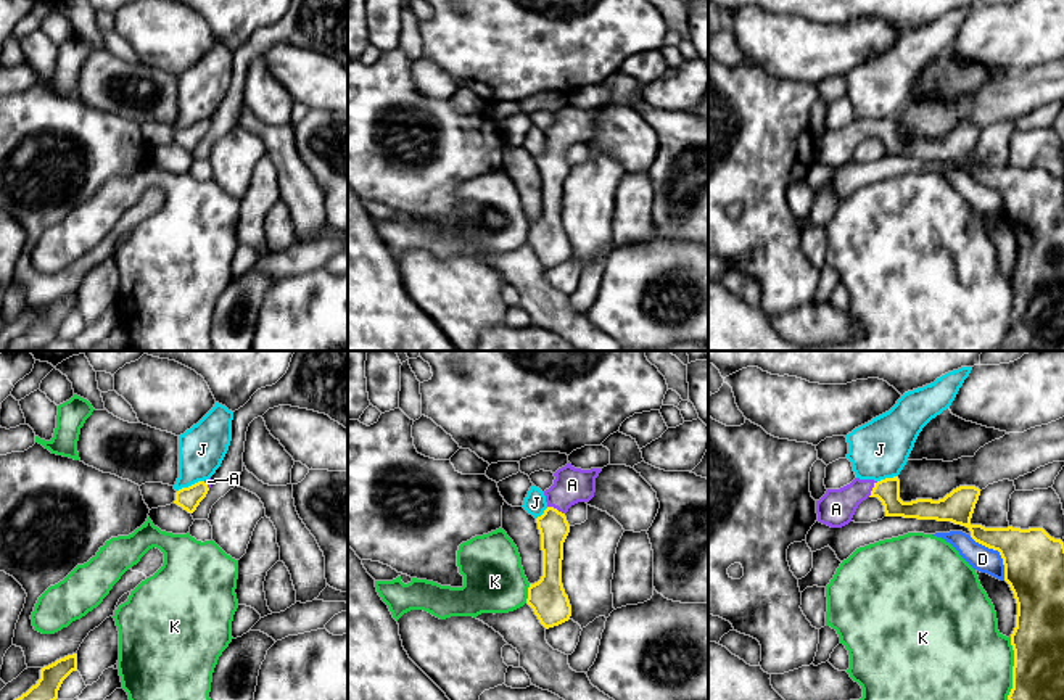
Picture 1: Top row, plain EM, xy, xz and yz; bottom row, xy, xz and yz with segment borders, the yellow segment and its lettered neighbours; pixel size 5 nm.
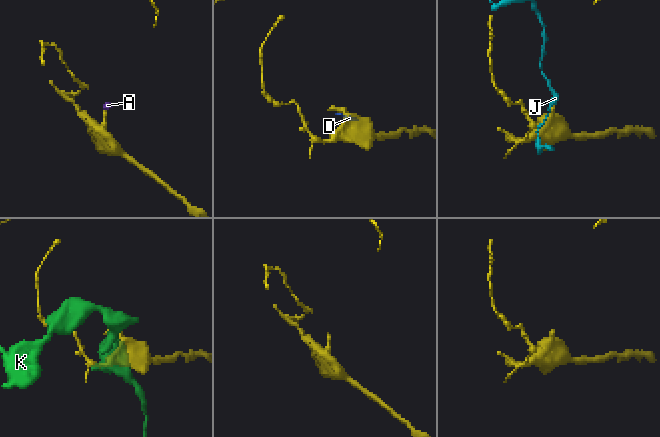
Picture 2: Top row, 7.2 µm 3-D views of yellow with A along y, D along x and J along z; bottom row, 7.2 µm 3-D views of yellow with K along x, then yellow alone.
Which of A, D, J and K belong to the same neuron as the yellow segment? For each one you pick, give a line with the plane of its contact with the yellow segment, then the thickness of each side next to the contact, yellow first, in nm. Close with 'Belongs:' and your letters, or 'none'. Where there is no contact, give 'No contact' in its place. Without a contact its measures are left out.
A: Touches yellow in xz. Thickness 150 nm (yellow) against 180 nm
Belongs: A

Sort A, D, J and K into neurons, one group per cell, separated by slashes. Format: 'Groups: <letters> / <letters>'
Groups: A / D / J / K

